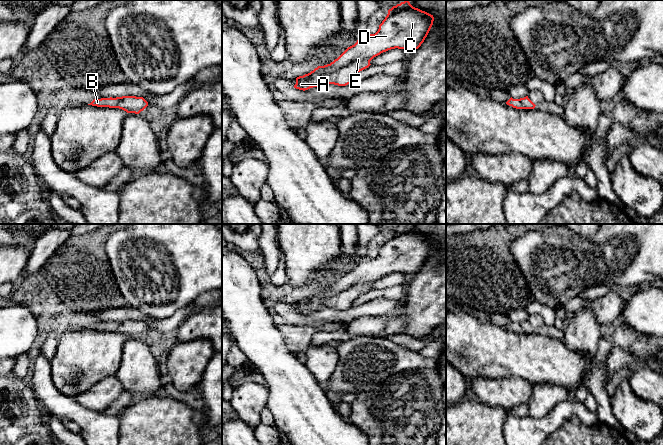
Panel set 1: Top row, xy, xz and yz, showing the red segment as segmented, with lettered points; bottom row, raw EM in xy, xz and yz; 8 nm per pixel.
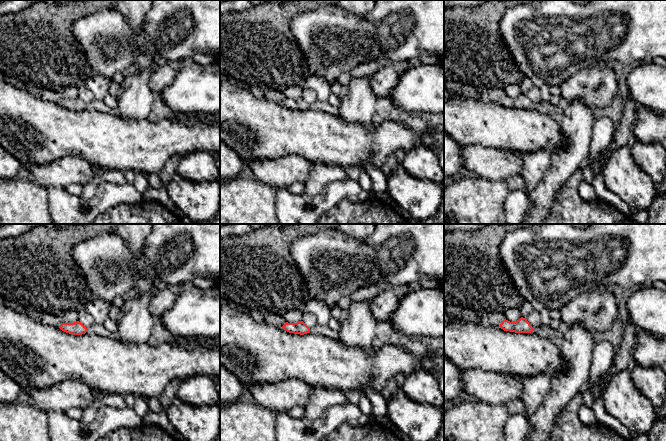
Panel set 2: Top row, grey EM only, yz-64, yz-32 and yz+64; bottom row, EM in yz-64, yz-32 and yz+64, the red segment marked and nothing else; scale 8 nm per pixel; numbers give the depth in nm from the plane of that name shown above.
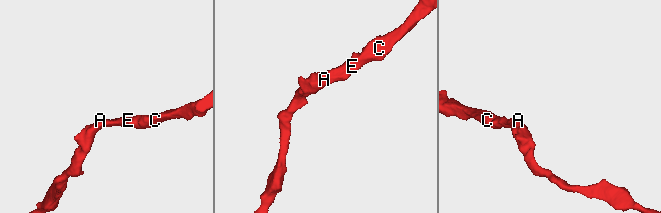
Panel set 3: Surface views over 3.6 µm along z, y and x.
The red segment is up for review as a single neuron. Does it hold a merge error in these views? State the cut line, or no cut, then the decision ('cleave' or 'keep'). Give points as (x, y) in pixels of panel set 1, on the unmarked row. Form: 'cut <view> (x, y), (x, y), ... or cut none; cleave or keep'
cut none; keep

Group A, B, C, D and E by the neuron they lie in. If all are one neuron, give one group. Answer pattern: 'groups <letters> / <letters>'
groups A B C D E

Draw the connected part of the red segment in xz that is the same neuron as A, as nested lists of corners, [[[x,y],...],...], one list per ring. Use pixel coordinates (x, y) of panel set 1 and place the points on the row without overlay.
[[[408,224],[393,230],[375,258],[363,257],[357,266],[348,271],[330,288],[296,302],[294,312],[308,314],[328,308],[346,310],[370,285],[391,273],[418,273],[427,261],[433,239],[413,231]]]

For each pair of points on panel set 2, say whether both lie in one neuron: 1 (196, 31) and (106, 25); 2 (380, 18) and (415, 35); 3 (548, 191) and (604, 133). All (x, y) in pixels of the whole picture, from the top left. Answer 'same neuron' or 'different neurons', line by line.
1: same neuron
2: same neuron
3: different neurons

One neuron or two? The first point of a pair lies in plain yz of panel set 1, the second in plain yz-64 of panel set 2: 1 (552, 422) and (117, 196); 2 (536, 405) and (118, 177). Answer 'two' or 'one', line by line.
1: one
2: one

